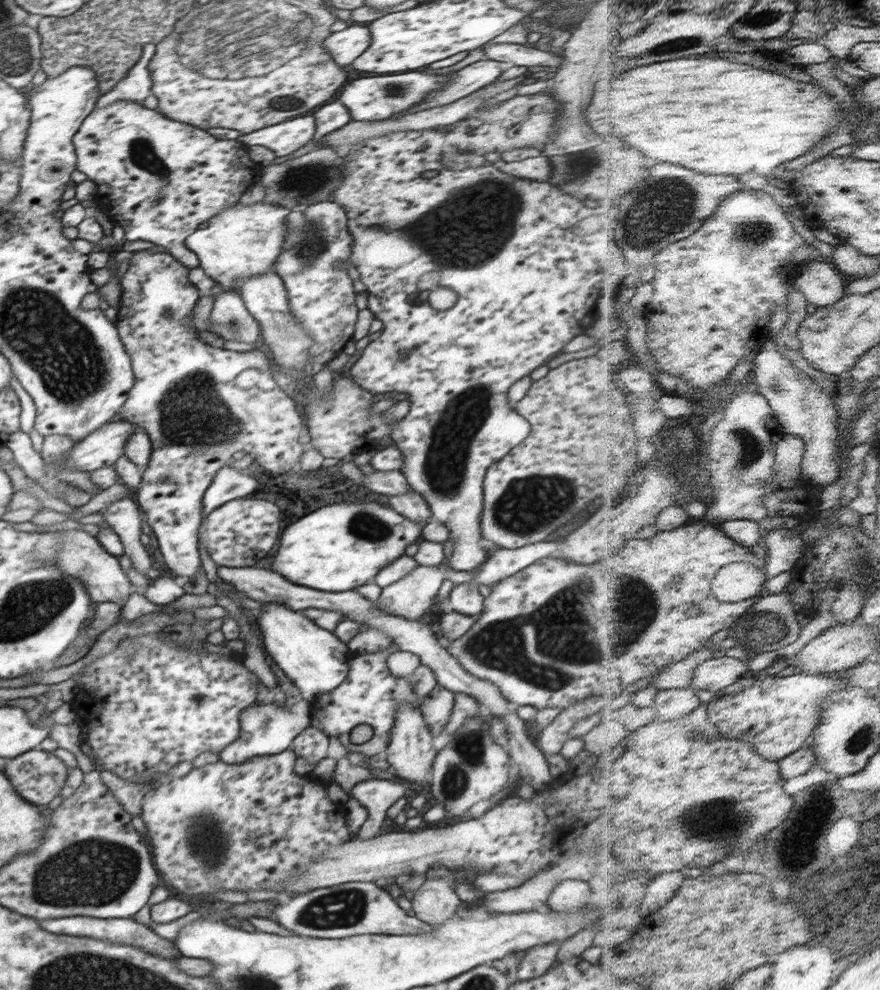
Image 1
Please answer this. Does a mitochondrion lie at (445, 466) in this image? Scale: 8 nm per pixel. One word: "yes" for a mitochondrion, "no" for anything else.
yes

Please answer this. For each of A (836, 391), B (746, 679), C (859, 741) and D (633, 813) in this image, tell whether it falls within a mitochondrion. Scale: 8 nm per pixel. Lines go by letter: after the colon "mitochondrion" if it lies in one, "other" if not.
A: other
B: other
C: mitochondrion
D: other

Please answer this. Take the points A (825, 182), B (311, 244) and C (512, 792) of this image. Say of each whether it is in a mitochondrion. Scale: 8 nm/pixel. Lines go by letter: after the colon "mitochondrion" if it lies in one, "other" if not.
A: other
B: mitochondrion
C: other

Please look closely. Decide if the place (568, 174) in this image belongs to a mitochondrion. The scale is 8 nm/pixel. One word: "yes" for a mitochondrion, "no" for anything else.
yes

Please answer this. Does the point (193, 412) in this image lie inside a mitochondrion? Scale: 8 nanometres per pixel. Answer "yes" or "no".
yes

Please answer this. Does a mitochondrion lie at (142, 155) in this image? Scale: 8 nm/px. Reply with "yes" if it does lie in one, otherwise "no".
yes

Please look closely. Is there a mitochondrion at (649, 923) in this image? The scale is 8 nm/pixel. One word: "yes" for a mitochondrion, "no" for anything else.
no

